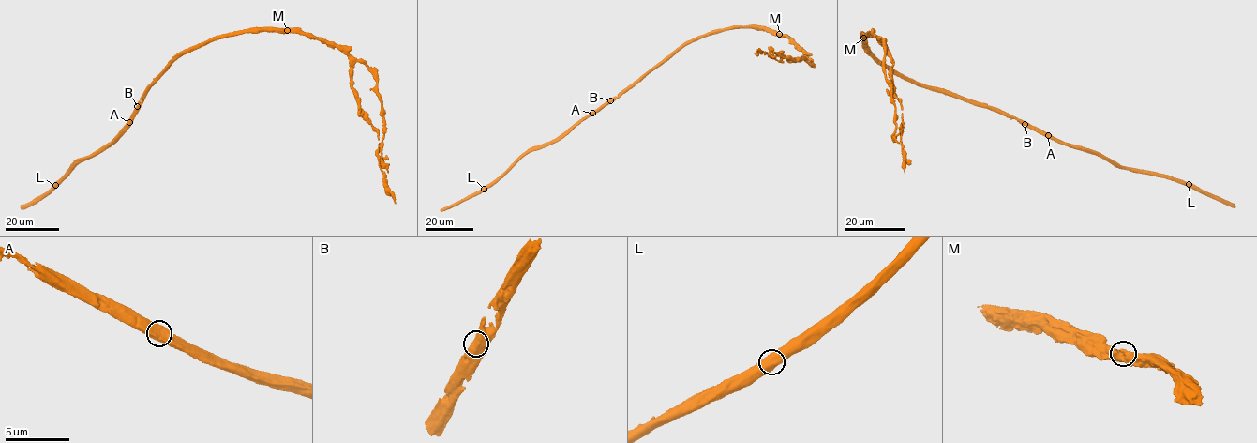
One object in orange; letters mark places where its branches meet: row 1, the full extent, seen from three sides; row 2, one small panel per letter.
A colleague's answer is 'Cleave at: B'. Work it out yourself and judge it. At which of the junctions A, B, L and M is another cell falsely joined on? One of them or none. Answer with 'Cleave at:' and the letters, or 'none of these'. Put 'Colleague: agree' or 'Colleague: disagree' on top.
Colleague: disagree
Cleave at: none of these

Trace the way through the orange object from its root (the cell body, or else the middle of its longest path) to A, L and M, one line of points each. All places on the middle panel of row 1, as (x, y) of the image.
A: (693, 40), (678, 48), (623, 93), (592, 113)
L: (693, 40), (678, 48), (620, 96), (581, 118), (560, 137), (523, 153), (484, 189)
M: (693, 40), (751, 25), (764, 26), (779, 34)

